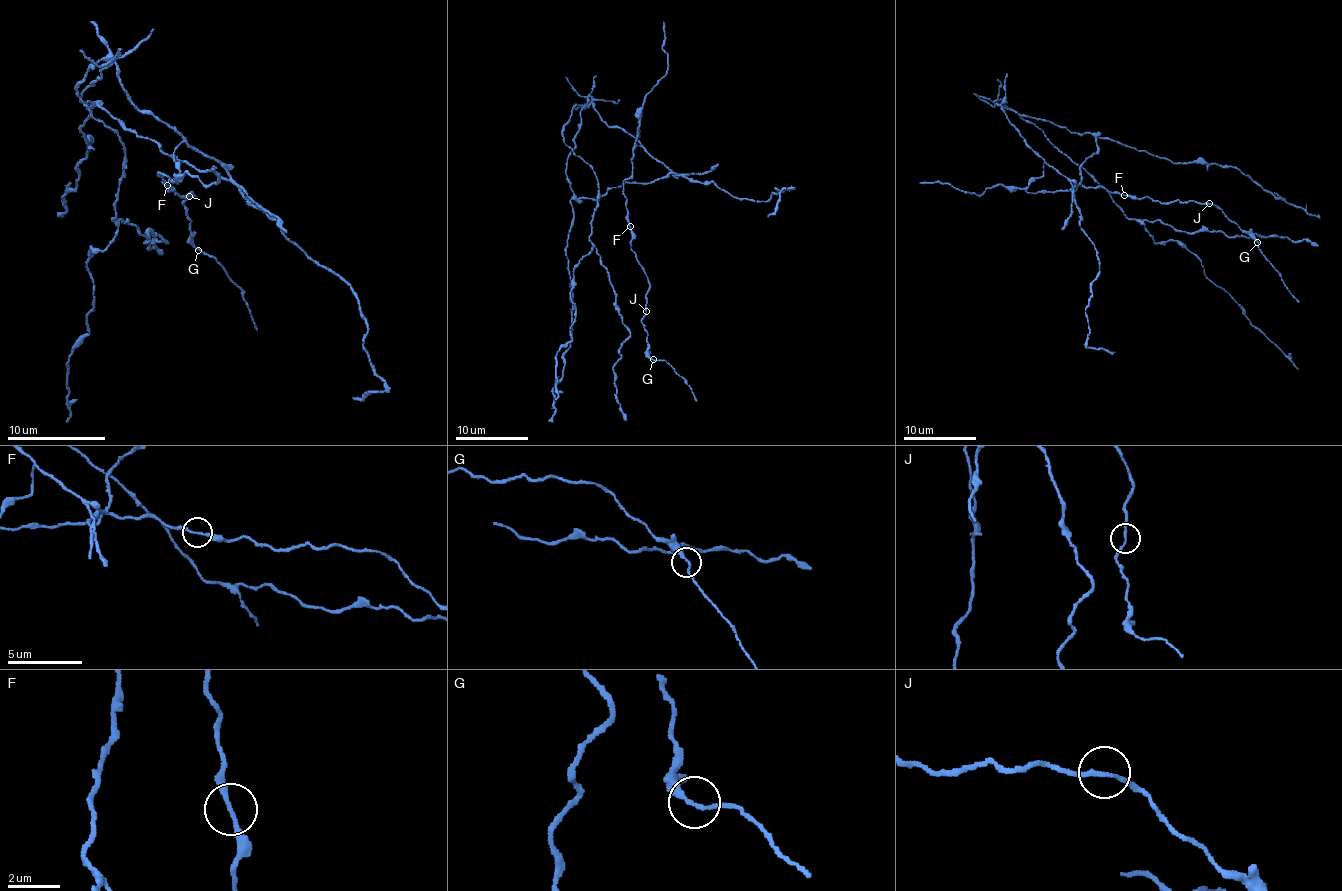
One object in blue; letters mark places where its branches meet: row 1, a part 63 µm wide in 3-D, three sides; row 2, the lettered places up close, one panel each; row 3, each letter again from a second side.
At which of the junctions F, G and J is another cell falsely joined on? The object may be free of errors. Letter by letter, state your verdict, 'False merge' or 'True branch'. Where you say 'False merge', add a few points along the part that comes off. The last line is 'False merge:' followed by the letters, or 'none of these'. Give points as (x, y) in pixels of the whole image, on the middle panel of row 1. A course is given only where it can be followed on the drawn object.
F: False merge. Course of the part to remove: (629, 226), (638, 128), (635, 146), (578, 106), (562, 139), (598, 204), (554, 399)
G: True branch
J: True branch
False merge: F

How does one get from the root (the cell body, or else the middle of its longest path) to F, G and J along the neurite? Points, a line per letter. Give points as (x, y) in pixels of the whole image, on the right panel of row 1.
F: (1009, 122), (1044, 160), (1044, 173), (1029, 184), (1027, 191), (1071, 191), (1086, 186), (1124, 195)
G: (1009, 122), (1044, 160), (1044, 173), (1026, 190), (1031, 193), (1086, 186), (1161, 202), (1210, 202), (1257, 242)
J: (1009, 122), (1044, 160), (1044, 173), (1026, 190), (1031, 193), (1071, 191), (1086, 186), (1161, 202), (1210, 202)

